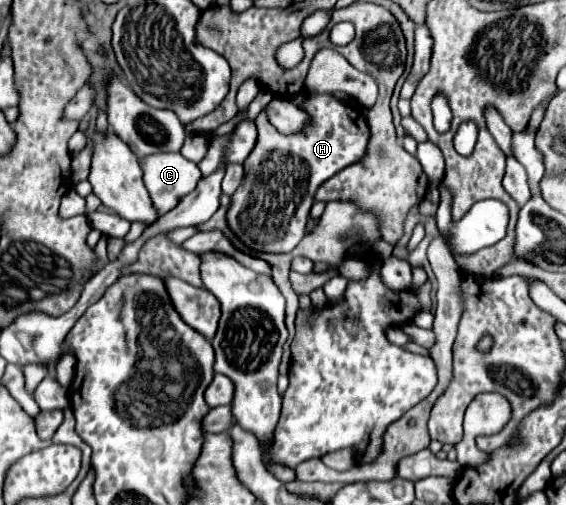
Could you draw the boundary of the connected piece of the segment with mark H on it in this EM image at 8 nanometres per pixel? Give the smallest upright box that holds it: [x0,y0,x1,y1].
[227,95,369,253]

